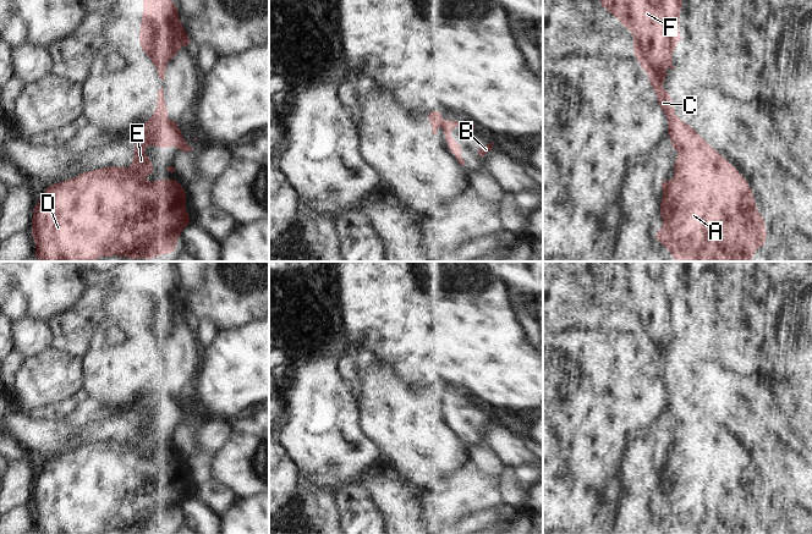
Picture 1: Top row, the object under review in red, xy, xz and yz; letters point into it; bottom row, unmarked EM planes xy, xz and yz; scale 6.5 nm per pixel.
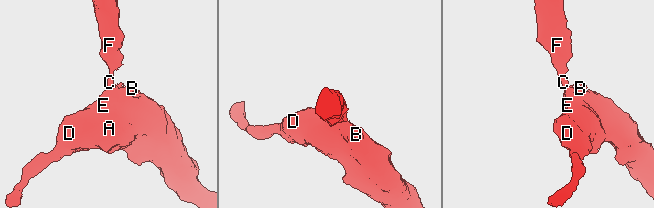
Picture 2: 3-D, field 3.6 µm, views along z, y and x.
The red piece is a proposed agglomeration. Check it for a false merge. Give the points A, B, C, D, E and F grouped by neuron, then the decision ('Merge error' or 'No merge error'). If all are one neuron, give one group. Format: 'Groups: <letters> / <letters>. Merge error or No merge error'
Groups: A B C D E F. No merge error

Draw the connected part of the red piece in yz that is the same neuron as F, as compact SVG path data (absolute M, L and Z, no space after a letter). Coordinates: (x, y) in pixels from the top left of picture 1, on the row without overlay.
M603 262L599 279L607 282L619 296L621 296L633 310L633 330L644 343L651 359L658 373L658 379L668 392L666 407L670 409L670 418L674 424L681 428L675 430L671 455L662 453L663 464L659 488L663 492L662 502L653 508L671 528L675 534L752 534L755 524L766 519L767 501L751 464L750 457L744 448L709 419L695 402L675 390L675 381L671 379L669 363L662 362L666 354L665 341L673 340L673 326L682 314L679 305L680 283L685 275L680 268L681 262Z

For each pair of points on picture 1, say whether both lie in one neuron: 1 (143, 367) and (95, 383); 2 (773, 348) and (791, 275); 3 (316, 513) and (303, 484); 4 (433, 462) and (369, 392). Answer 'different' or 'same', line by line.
1: same
2: different
3: same
4: same

